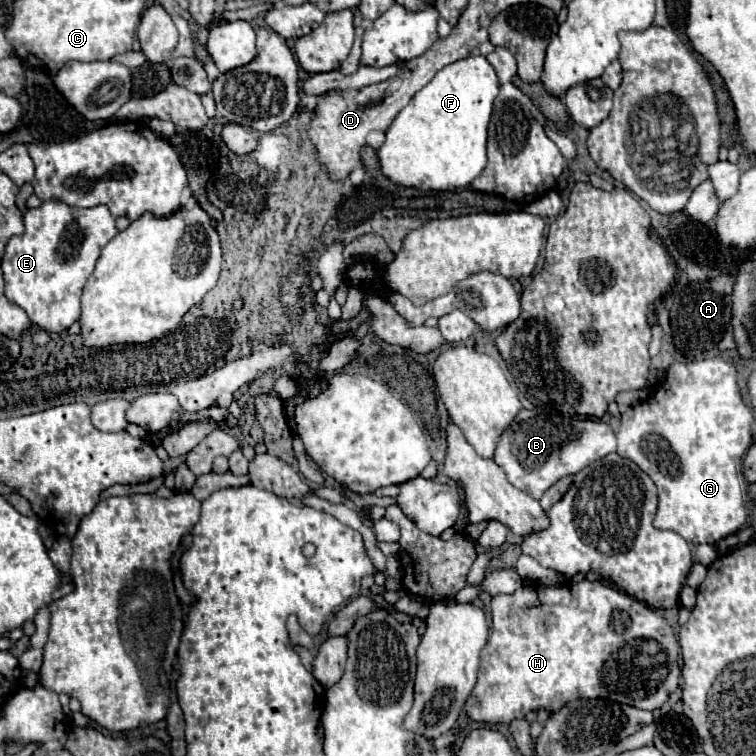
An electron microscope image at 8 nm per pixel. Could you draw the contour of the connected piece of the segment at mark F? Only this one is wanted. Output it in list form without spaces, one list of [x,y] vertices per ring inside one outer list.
[[[470,55],[440,69],[402,109],[378,149],[380,169],[396,185],[446,191],[470,185],[486,167],[486,127],[500,83],[482,55]]]

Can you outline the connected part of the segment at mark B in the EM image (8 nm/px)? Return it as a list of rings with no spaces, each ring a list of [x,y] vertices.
[[[522,409],[512,421],[512,427],[502,433],[494,461],[516,489],[540,499],[558,479],[576,475],[612,451],[616,451],[616,435],[610,423],[574,417],[574,421],[562,421],[558,429],[548,415]]]

